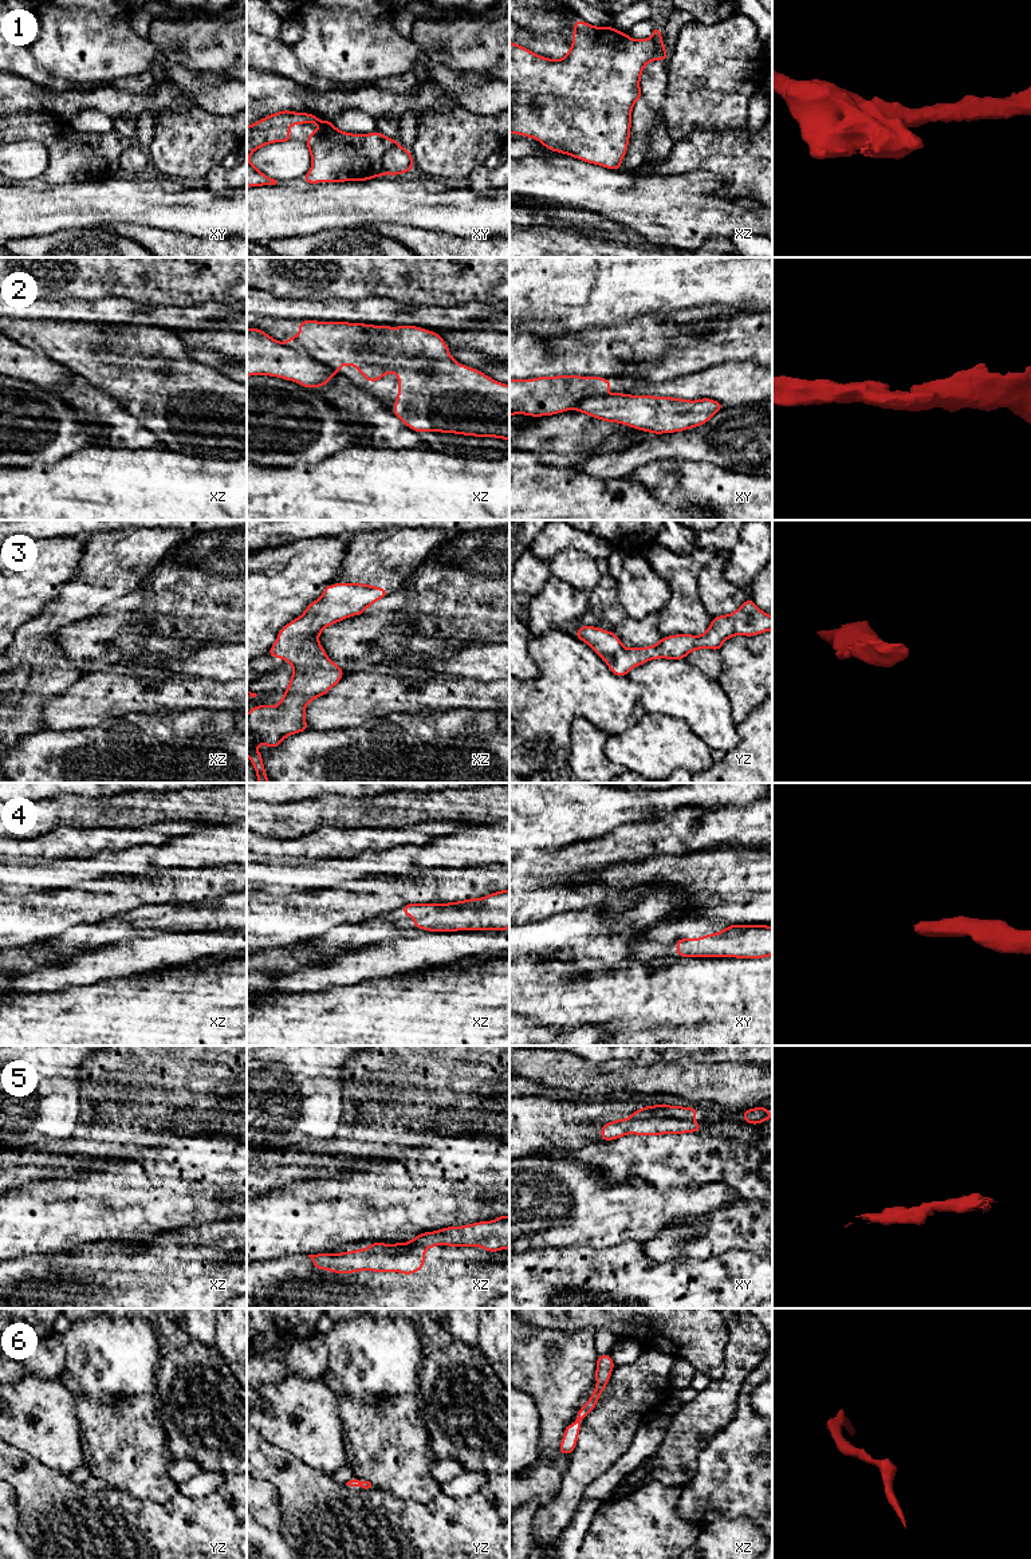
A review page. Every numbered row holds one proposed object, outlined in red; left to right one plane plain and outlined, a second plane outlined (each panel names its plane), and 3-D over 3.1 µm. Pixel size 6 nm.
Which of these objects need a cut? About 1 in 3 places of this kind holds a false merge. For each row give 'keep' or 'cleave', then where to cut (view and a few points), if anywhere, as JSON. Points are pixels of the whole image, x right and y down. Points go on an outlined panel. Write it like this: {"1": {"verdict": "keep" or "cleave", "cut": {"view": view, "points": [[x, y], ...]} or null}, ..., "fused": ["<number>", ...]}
{"1": {"verdict": "cleave", "cut": {"view": "xy", "points": [[397, 142], [382, 158], [384, 173]]}}, "2": {"verdict": "cleave", "cut": {"view": "xz", "points": [[283, 343], [338, 369]]}}, "3": {"verdict": "keep", "cut": null}, "4": {"verdict": "cleave", "cut": {"view": "xz", "points": [[410, 916], [432, 916], [439, 924]]}}, "5": {"verdict": "cleave", "cut": {"view": "xy", "points": [[628, 1118], [689, 1119]]}}, "6": {"verdict": "keep", "cut": null}, "fused": ["1", "2", "4", "5"]}

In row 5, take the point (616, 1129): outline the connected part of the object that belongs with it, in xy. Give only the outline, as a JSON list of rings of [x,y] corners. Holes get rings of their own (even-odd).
[[[646,1118],[646,1119],[615,1119],[602,1126],[602,1141],[613,1141],[627,1134],[661,1135],[685,1134],[701,1131],[701,1123],[690,1119]]]

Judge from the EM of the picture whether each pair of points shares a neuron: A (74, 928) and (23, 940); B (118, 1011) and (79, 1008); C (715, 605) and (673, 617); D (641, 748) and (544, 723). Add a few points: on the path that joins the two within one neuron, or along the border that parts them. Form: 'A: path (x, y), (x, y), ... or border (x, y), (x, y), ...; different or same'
A: border (36, 943), (30, 947); different
B: path (109, 1011), (89, 1011); same
C: border (697, 577), (697, 595), (703, 607), (712, 618); different
D: border (637, 721), (624, 731), (609, 736); different

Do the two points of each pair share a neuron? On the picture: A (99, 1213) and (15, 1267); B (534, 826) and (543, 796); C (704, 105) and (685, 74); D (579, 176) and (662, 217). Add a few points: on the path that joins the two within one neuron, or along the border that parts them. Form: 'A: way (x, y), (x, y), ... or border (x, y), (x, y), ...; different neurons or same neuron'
A: border (44, 1255), (28, 1255), (14, 1260); different neurons
B: way (540, 819), (543, 817), (543, 803); same neuron
C: way (696, 97), (688, 89), (688, 82); same neuron
D: way (599, 191), (642, 203); same neuron

